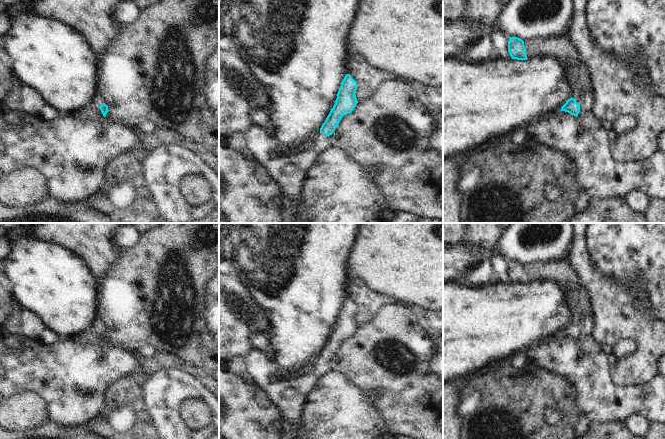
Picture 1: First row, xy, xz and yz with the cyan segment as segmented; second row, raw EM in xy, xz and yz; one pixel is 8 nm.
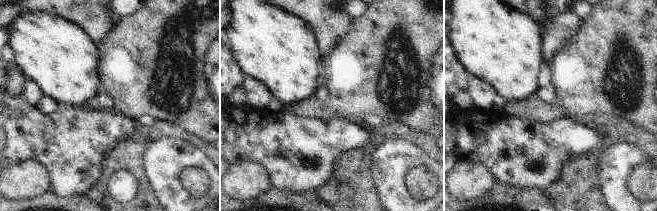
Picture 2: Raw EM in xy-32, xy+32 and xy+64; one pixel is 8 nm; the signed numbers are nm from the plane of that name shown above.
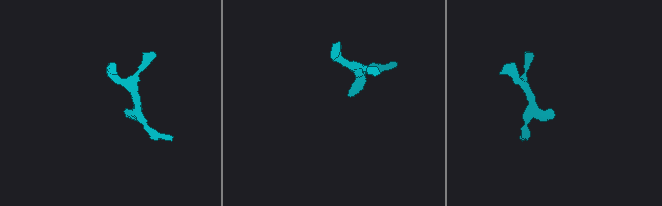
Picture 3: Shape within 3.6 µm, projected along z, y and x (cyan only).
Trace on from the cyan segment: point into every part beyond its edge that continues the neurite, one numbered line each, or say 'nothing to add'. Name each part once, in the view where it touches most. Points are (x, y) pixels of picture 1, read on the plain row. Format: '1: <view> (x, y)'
1: yz (586, 325)

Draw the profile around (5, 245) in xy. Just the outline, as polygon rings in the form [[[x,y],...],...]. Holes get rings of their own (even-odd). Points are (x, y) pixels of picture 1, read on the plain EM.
[[[8,236],[0,238],[0,261],[9,253],[10,248],[11,244]]]

